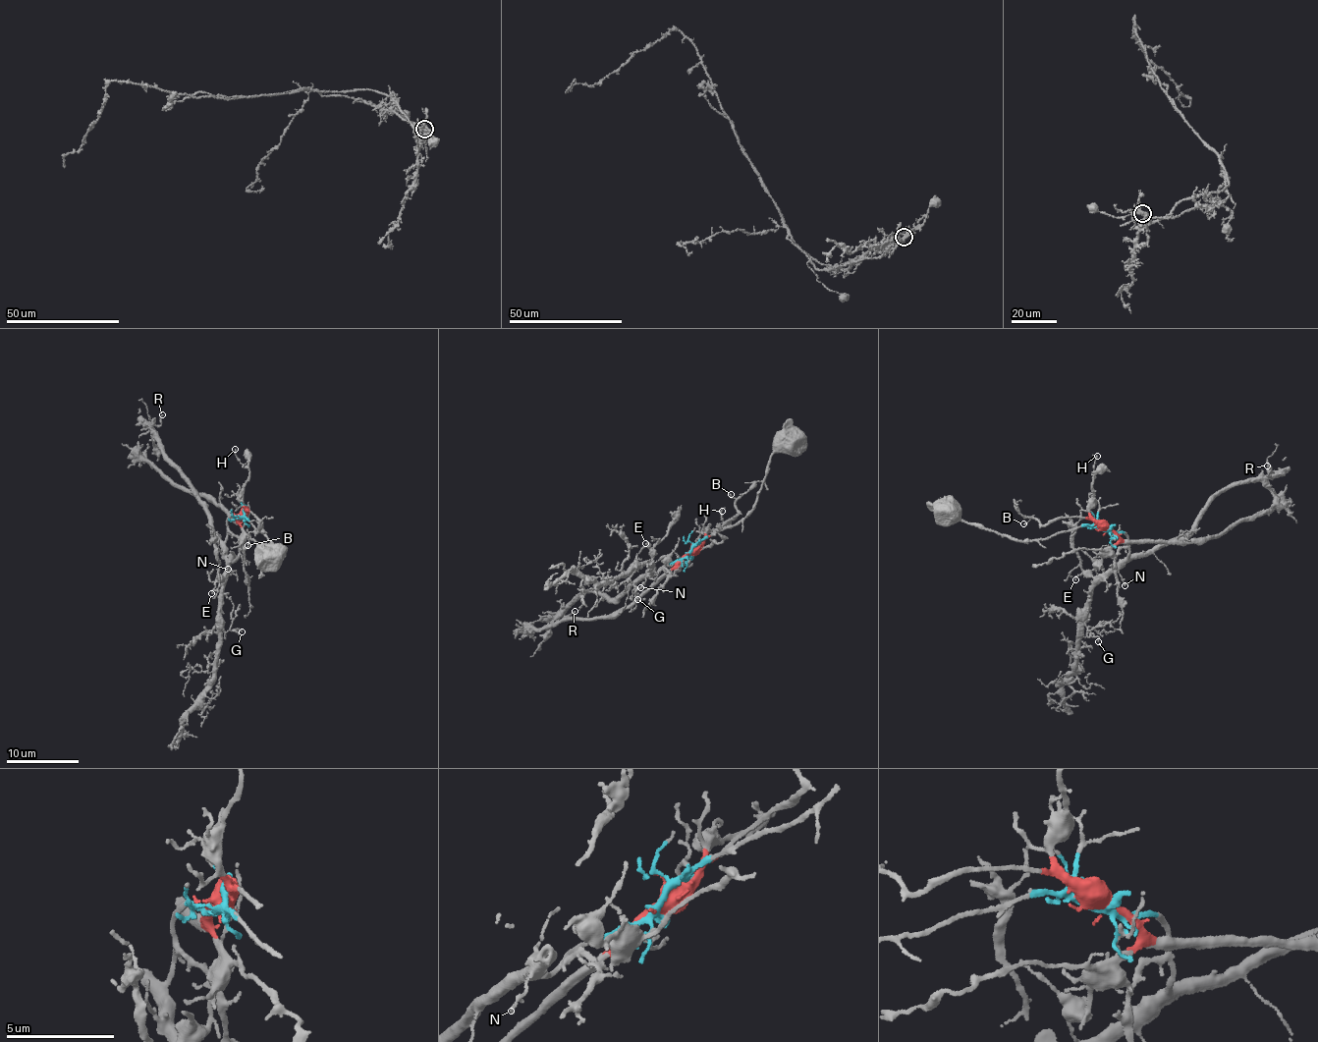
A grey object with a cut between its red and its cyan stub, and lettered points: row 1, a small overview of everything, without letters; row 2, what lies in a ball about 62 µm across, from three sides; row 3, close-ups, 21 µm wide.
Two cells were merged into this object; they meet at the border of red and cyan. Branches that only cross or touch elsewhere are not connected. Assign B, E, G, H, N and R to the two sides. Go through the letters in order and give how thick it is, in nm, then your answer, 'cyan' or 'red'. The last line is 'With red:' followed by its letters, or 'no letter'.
B: calibre 110 nm; red
E: calibre 120 nm; cyan
G: calibre 120 nm; cyan
H: calibre 120 nm; red
N: calibre 150 nm; cyan
R: calibre 130 nm; cyan
With red: B, H

